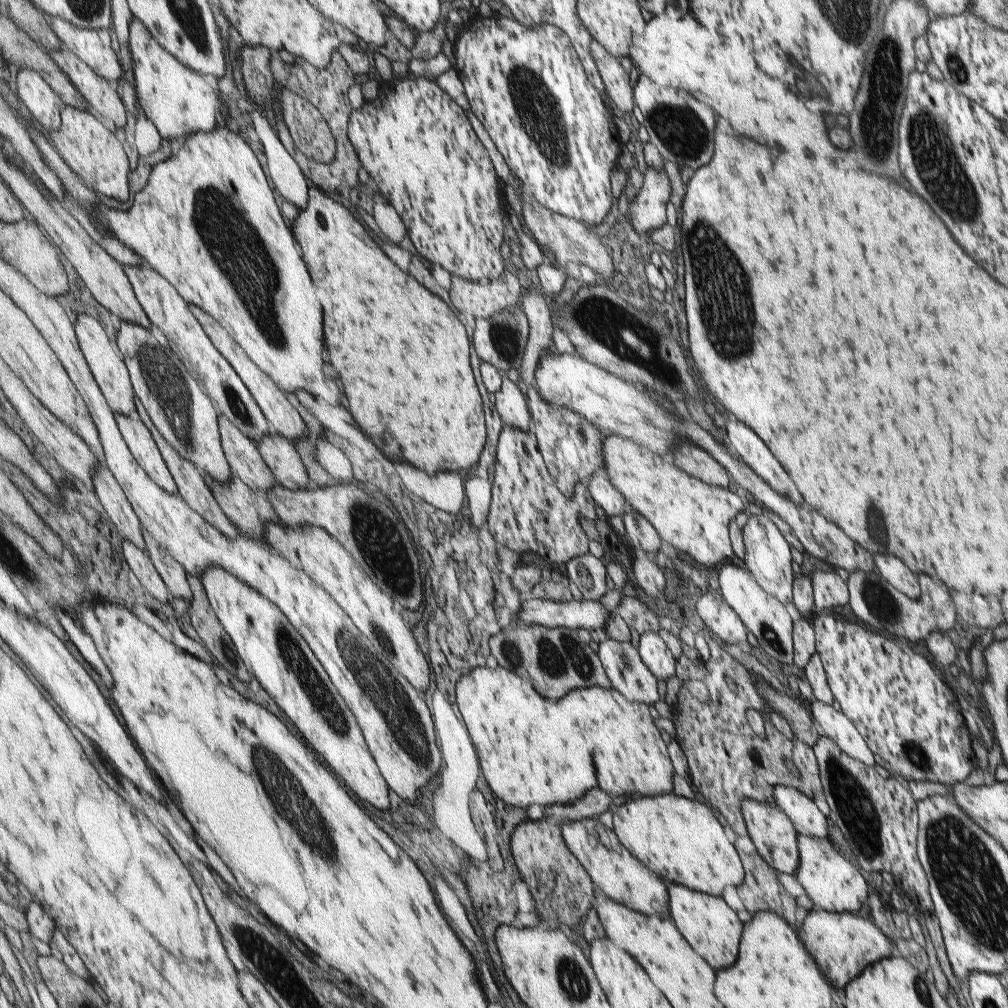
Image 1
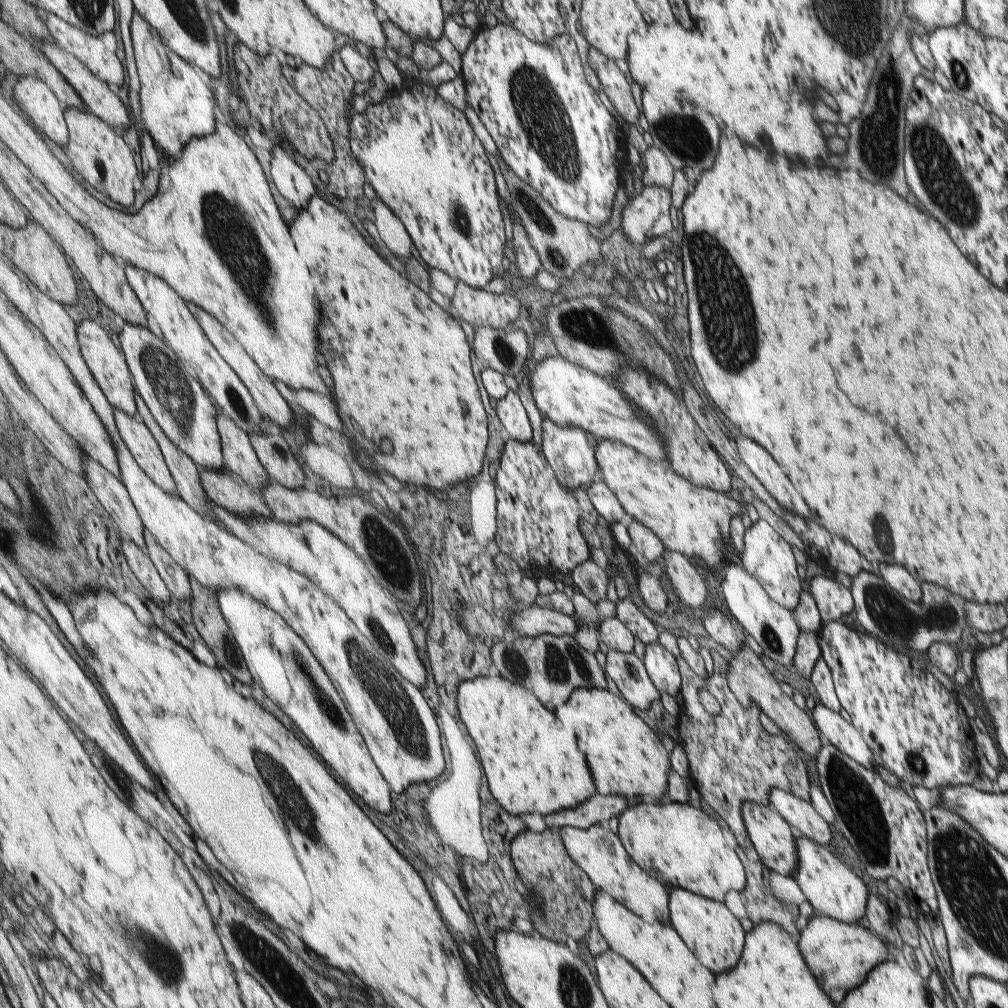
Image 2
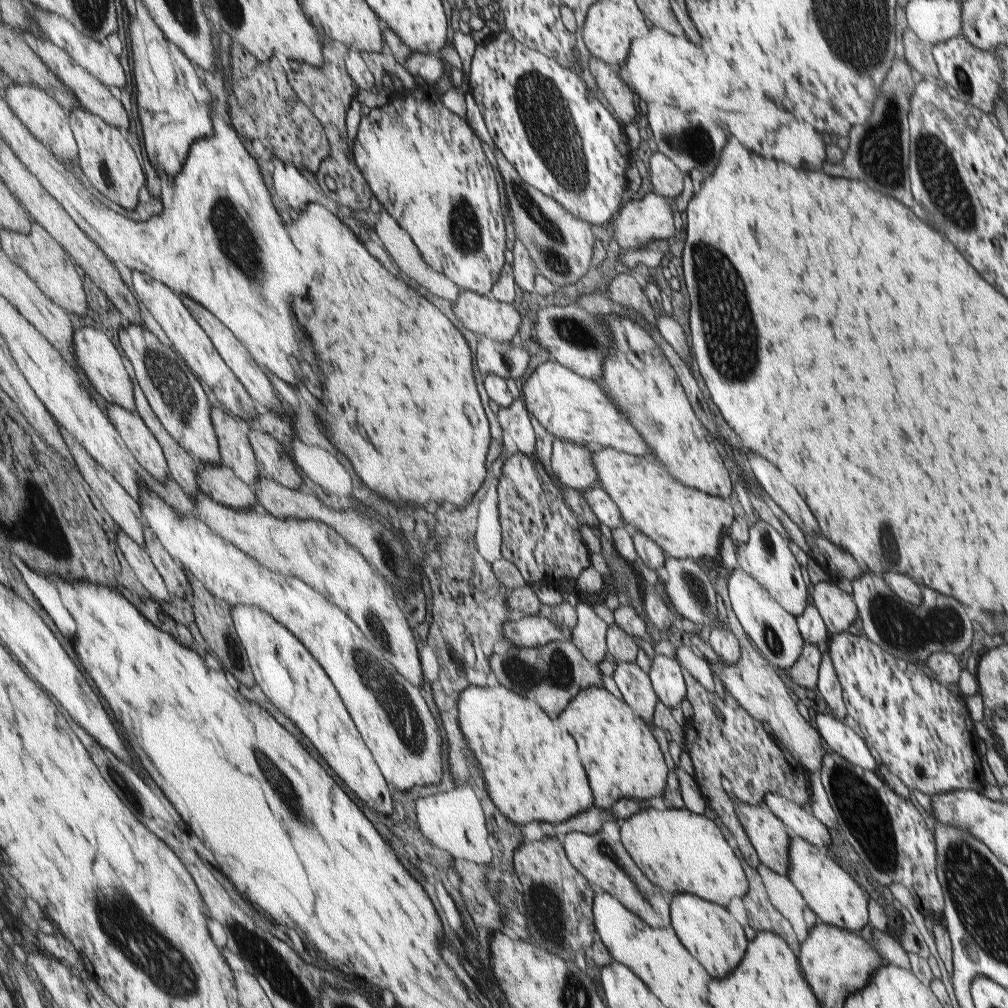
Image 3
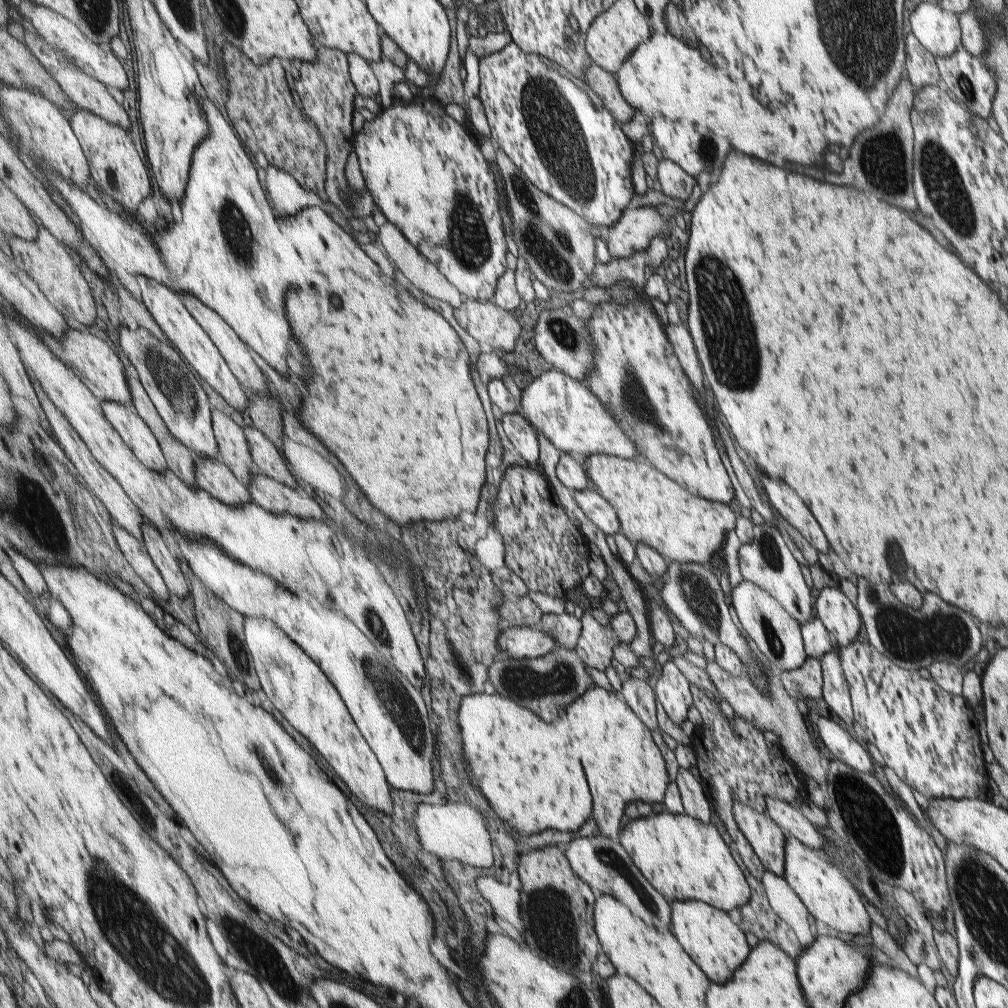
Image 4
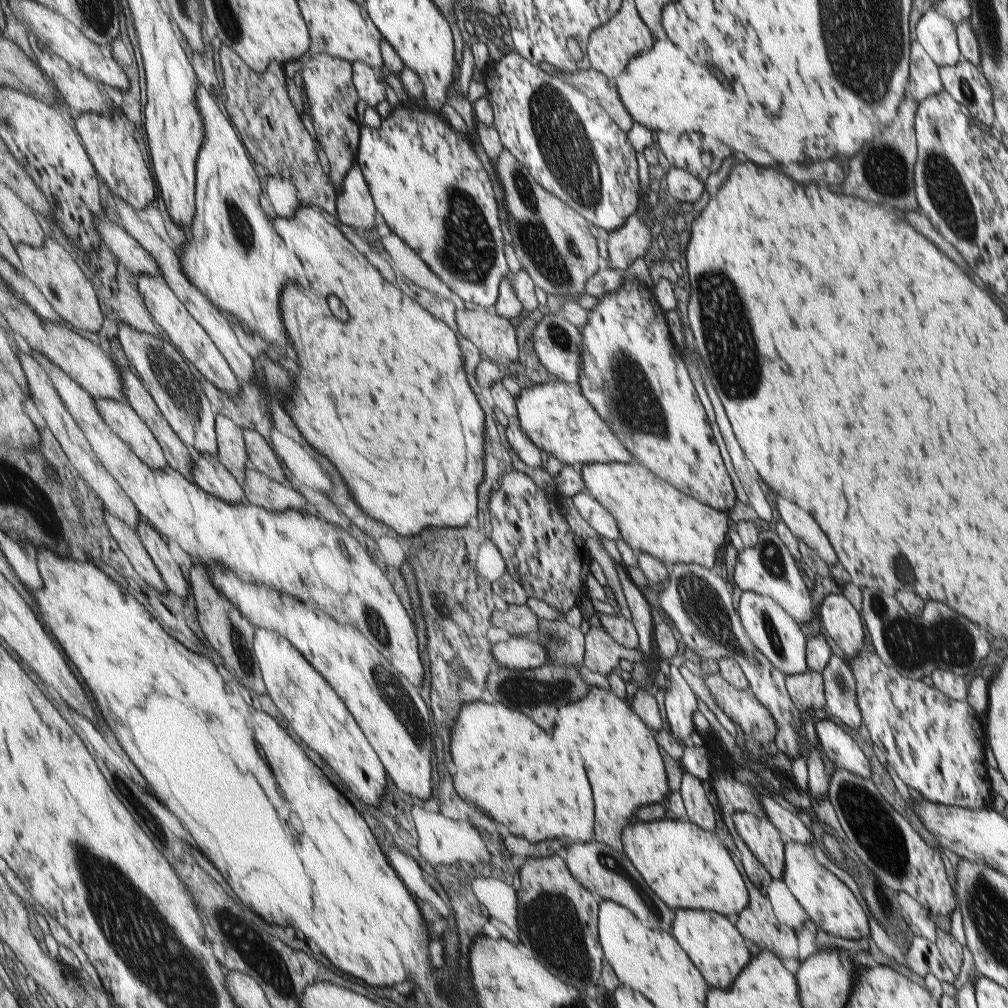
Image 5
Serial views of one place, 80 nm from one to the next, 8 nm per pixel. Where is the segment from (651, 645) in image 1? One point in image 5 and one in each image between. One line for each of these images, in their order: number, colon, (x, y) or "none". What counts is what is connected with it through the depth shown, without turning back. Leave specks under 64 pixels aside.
2: (661, 667)
3: (665, 676)
4: (672, 690)
5: (680, 703)

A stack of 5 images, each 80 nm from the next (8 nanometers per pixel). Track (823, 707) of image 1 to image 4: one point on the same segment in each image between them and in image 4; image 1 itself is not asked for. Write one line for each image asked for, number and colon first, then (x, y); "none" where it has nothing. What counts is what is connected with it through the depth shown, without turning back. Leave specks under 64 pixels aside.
2: (842, 735)
3: (842, 740)
4: (843, 748)

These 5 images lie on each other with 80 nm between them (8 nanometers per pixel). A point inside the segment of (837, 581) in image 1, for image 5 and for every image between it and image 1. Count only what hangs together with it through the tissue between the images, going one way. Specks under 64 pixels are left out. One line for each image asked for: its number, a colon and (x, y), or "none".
2: (832, 600)
3: (837, 610)
4: (841, 620)
5: (842, 623)

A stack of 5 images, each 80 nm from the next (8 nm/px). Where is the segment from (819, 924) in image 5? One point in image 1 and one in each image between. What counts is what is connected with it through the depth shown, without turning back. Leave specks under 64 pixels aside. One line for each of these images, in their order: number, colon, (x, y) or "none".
1: (831, 883)
2: (832, 891)
3: (829, 893)
4: (828, 897)

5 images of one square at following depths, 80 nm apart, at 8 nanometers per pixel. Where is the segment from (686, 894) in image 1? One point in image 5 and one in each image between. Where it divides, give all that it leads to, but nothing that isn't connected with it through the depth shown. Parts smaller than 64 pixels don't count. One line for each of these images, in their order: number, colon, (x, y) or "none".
2: (711, 932)
3: (718, 942)
4: (716, 944)
5: (714, 944)

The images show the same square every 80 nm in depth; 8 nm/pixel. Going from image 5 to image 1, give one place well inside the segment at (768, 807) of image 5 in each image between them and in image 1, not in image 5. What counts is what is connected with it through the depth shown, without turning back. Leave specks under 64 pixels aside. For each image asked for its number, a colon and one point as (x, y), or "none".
1: (807, 819)
2: (798, 814)
3: (797, 819)
4: (790, 820)

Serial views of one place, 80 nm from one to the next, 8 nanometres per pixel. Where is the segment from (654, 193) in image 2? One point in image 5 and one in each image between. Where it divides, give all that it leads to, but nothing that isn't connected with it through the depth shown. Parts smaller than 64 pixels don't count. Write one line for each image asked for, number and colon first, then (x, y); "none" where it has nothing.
3: (639, 222)
4: (632, 233)
5: (630, 242)

